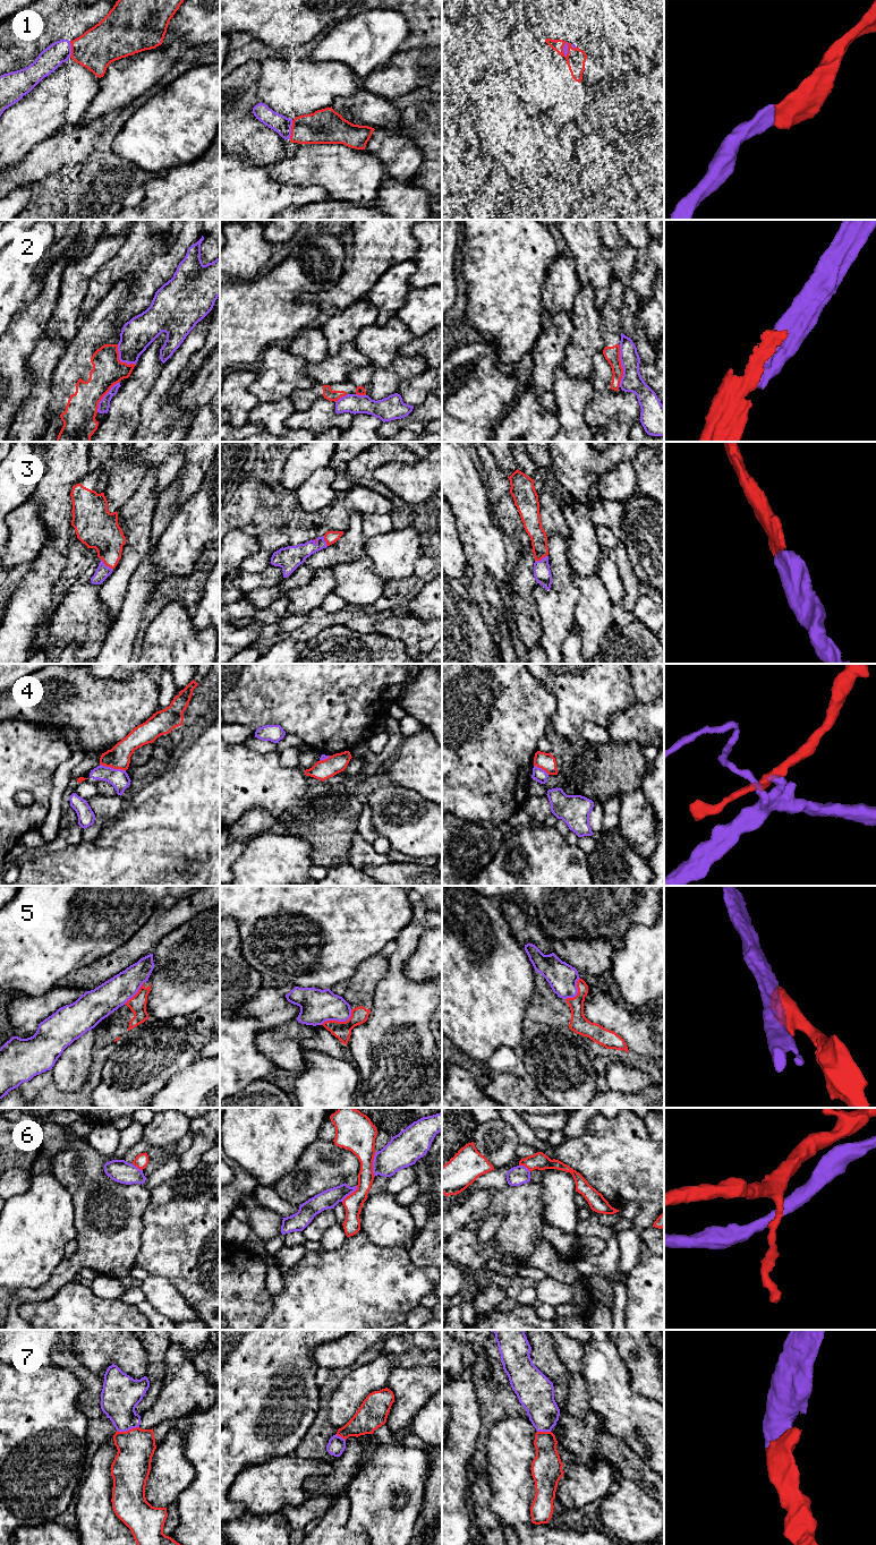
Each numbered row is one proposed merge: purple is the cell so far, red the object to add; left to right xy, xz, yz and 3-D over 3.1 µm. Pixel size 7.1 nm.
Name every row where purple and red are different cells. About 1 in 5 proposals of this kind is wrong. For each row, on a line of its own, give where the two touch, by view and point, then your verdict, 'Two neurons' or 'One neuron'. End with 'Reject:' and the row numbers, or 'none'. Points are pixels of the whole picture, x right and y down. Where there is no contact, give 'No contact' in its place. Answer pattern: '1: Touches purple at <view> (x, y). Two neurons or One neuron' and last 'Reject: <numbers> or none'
1: Touches purple at xz (290, 129). One neuron
2: Touches purple at yz (621, 365). Two neurons
3: Touches purple at xy (105, 565). One neuron
4: Touches purple at xy (112, 768). Two neurons
5: Touches purple at xz (339, 1021). Two neurons
6: Touches purple at xz (373, 1164). Two neurons
7: Touches purple at xy (127, 1430). One neuron
Reject: 2, 4, 5, 6

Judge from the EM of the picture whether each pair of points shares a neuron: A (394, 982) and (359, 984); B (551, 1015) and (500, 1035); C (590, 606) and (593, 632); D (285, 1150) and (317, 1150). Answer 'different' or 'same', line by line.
A: different
B: different
C: same
D: different

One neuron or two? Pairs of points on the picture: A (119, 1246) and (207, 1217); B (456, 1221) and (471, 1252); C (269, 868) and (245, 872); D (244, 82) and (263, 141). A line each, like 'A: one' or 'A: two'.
A: two
B: two
C: one
D: one

